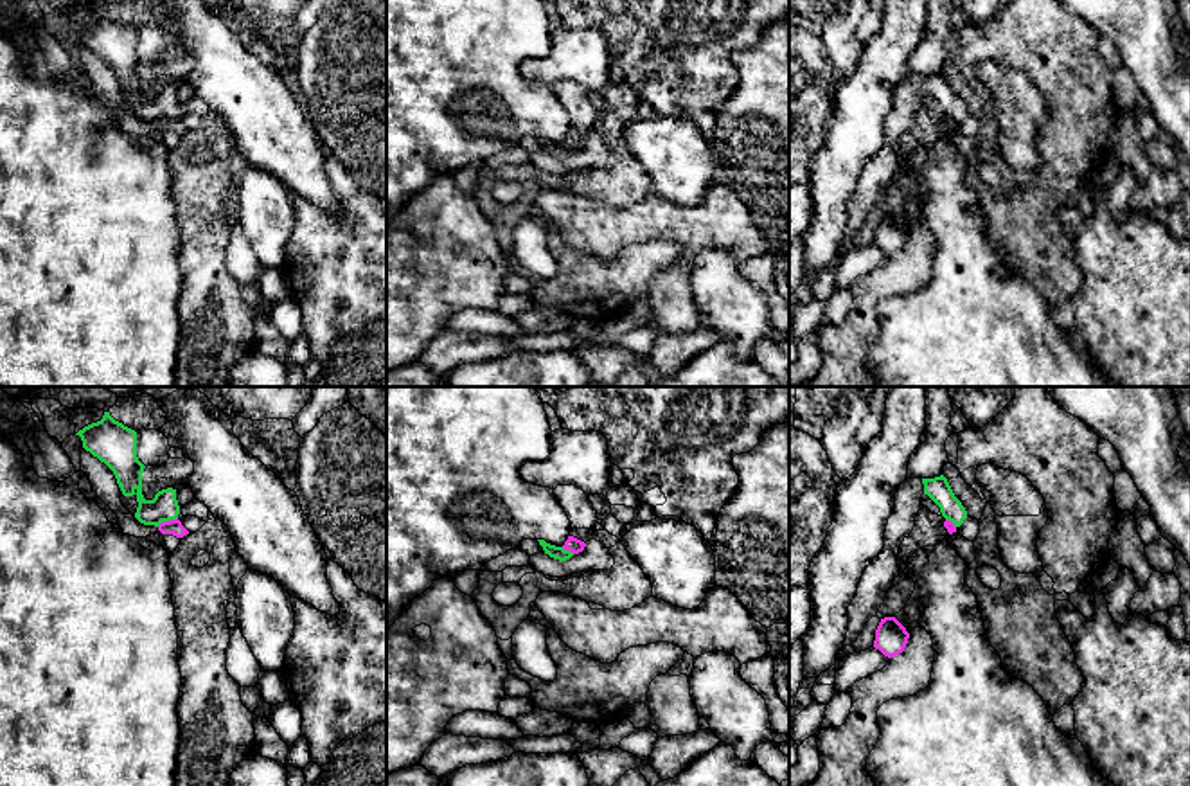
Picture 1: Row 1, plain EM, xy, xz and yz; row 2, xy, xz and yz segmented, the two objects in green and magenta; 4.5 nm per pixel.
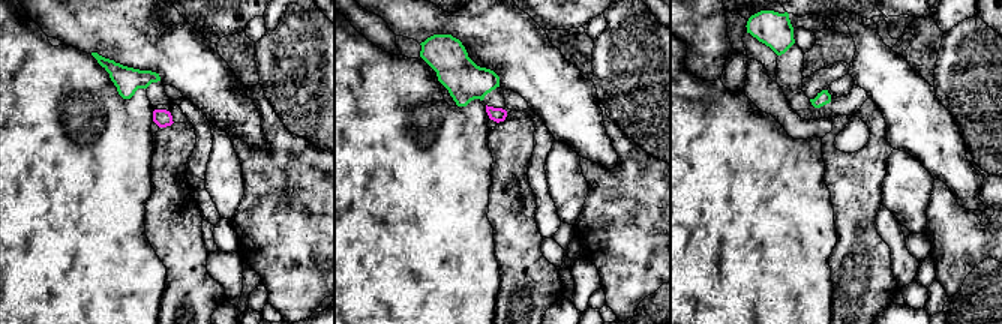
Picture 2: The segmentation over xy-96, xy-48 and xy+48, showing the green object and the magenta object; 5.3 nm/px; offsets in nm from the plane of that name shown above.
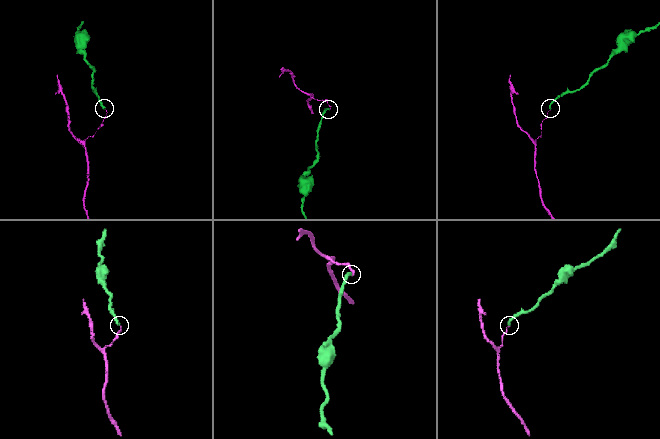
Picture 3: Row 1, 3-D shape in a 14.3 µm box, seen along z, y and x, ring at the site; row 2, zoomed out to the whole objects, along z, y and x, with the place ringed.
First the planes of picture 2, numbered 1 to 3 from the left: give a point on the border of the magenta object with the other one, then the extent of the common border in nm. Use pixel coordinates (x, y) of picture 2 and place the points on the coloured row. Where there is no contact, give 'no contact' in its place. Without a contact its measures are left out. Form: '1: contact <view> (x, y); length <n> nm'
1: no contact
2: no contact
3: no contact

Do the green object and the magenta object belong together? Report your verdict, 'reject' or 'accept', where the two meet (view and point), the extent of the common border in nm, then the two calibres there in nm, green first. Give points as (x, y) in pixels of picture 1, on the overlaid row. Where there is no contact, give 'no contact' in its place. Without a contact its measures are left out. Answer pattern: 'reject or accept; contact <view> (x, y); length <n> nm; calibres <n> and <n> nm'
reject; contact xy (166, 520); length 100 nm; calibres 120 and 70 nm

